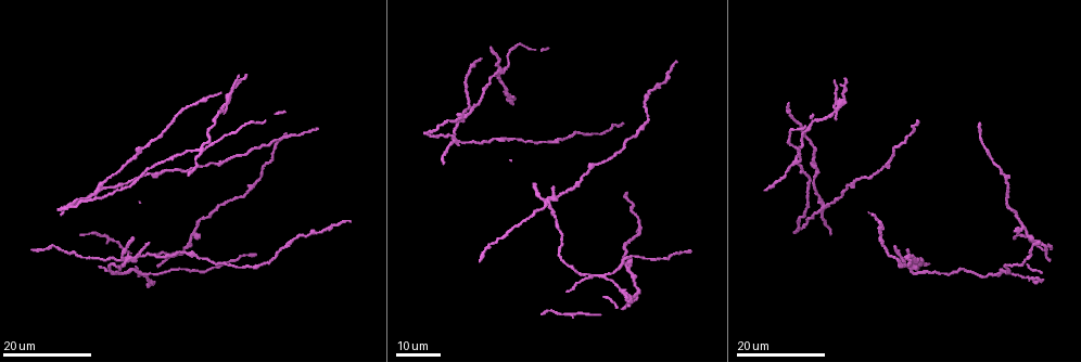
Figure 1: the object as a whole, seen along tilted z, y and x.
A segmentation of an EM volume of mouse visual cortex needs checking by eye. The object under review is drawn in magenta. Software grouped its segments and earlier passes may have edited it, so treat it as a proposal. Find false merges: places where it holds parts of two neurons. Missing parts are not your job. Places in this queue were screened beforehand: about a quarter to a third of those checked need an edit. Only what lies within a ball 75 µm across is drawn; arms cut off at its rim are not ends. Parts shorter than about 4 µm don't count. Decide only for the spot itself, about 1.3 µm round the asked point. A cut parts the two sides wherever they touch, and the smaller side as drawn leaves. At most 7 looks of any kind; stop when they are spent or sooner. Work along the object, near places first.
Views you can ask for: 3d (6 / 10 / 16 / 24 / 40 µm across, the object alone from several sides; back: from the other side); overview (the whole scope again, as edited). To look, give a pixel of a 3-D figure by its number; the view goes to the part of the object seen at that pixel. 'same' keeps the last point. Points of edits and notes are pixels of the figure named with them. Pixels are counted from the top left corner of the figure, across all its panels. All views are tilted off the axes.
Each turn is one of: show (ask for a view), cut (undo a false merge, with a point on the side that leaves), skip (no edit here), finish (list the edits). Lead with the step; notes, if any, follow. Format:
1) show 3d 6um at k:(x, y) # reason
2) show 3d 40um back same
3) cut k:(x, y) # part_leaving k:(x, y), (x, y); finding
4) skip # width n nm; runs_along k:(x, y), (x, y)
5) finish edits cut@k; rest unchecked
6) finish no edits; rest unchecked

show 3d 24um at 1:(439, 124) # a narrow waist

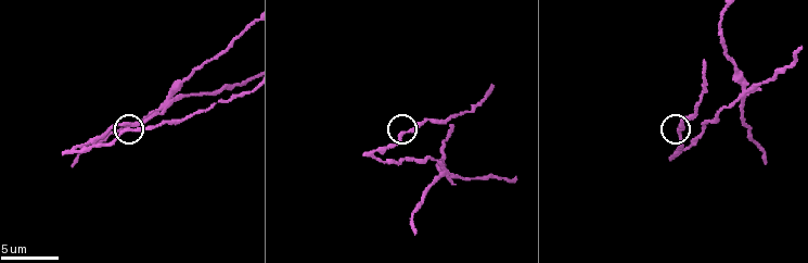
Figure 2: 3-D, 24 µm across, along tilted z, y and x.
show 3d 6um at 2:(131, 130)

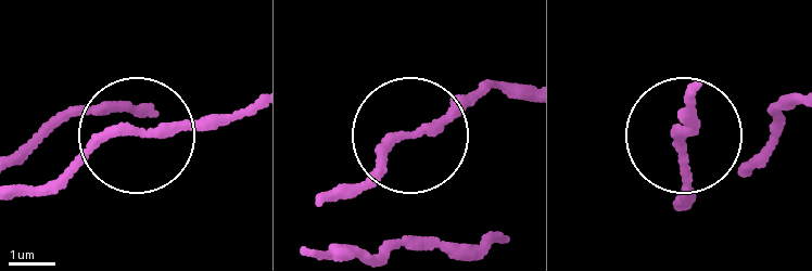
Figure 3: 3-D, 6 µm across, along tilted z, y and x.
skip # one neuron here

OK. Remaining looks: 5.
show 3d 16um at 1:(198, 255)

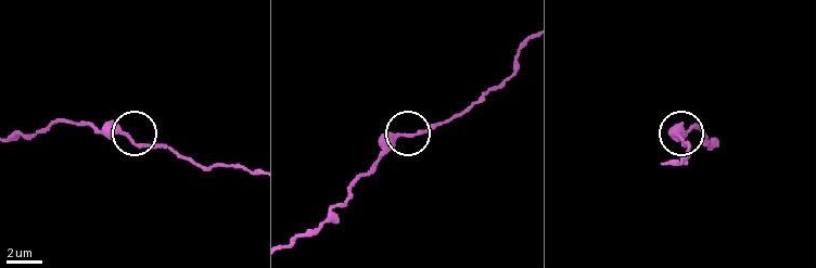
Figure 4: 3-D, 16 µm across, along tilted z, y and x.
show 3d 6um at 4:(129, 139)

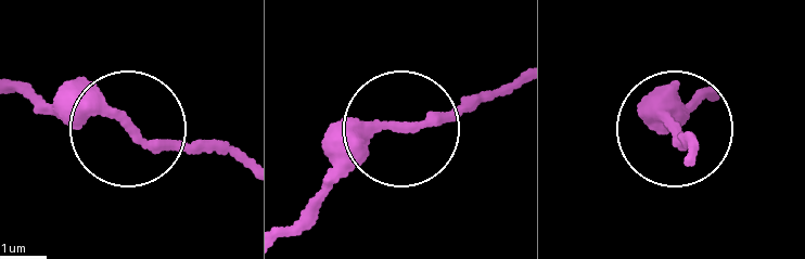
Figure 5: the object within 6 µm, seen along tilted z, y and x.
skip # runs_along 5:(21, 91), (163, 145), (239, 153); all the same neuron

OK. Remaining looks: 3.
show 3d 16um at 1:(203, 149) # four arms meet

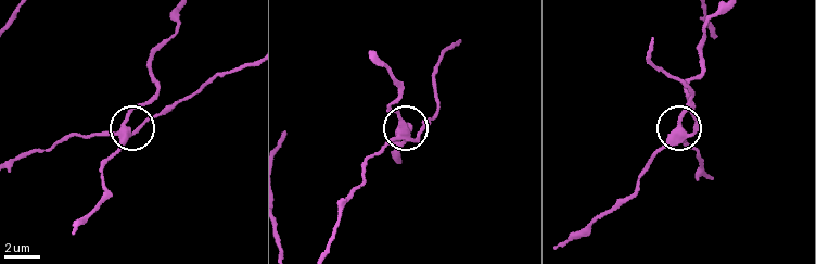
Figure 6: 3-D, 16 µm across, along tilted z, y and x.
show 3d 6um at 6:(405, 134)

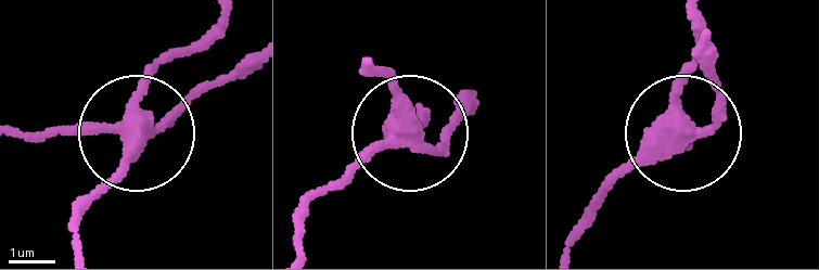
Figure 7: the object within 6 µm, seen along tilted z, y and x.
cut 7:(153, 65) # arms 4; part_leaving 7:(692, 128), (683, 97), (701, 21); two neurons meet here

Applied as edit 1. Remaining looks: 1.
finish edits cut@7; rest unchecked

